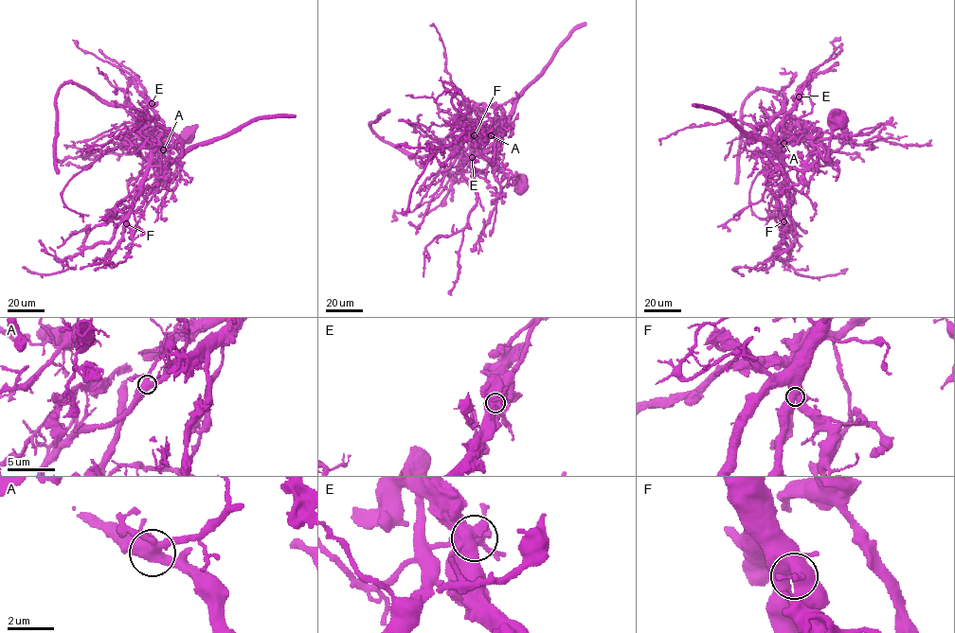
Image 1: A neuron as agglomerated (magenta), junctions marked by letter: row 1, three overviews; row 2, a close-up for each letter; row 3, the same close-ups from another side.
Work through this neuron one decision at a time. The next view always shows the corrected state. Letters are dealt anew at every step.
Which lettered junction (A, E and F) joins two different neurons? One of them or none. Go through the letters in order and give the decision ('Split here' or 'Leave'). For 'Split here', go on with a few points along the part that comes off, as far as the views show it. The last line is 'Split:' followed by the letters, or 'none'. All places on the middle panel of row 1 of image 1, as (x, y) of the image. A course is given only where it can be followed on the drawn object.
A: Leave
E: Split here. Course of the part to remove: (472, 157), (488, 133), (507, 121), (495, 135), (497, 154), (495, 174), (499, 191), (489, 222), (472, 252)
F: Leave
Split: E

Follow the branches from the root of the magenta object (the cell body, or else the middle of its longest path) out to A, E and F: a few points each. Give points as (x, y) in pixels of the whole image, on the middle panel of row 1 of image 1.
A: (520, 188), (517, 174), (471, 153), (491, 135)
E: (520, 188), (517, 174), (479, 157), (468, 156), (462, 149), (472, 157)
F: (520, 188), (517, 174), (495, 165), (497, 149), (495, 133), (489, 138), (485, 133), (474, 131), (474, 135)

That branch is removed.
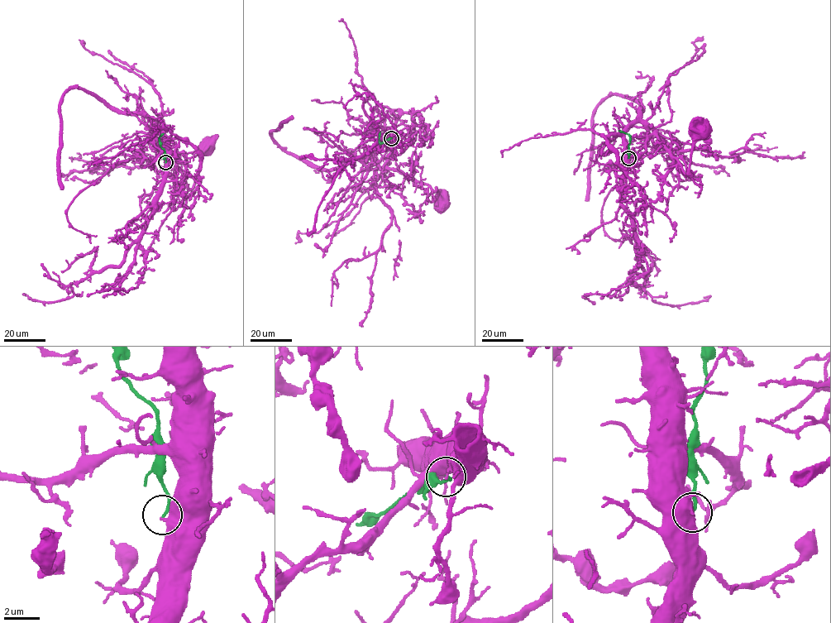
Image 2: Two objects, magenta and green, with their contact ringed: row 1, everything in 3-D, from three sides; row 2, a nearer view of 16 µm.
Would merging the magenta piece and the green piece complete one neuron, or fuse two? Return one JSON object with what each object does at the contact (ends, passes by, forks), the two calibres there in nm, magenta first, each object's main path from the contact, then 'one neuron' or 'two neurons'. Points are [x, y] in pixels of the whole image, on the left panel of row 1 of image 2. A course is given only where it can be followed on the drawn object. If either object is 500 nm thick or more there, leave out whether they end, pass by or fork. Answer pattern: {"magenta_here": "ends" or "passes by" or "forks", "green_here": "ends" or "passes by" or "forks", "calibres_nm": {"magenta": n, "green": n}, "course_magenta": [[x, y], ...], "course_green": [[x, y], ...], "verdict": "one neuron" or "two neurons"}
{"magenta_here": "ends", "green_here": "ends", "calibres_nm": {"magenta": 380, "green": 160}, "course_magenta": [[165, 162], [164, 136], [156, 126], [155, 137], [189, 189], [204, 148]], "course_green": [[165, 162], [164, 151], [159, 140], [163, 133]], "verdict": "two neurons"}

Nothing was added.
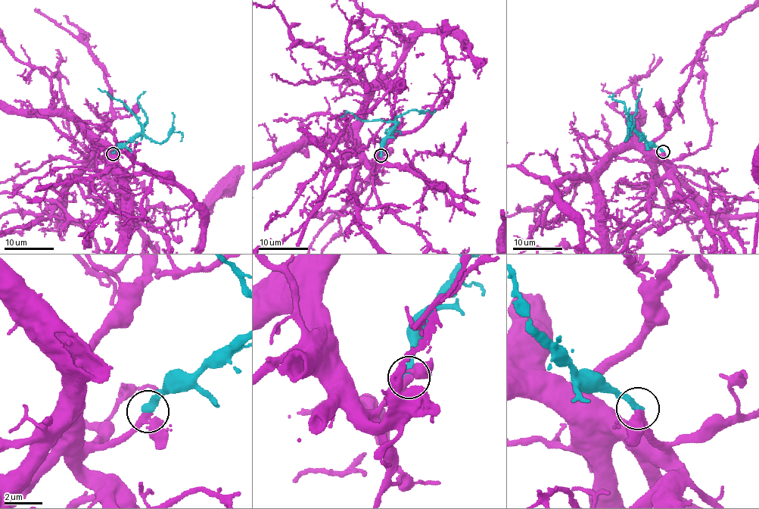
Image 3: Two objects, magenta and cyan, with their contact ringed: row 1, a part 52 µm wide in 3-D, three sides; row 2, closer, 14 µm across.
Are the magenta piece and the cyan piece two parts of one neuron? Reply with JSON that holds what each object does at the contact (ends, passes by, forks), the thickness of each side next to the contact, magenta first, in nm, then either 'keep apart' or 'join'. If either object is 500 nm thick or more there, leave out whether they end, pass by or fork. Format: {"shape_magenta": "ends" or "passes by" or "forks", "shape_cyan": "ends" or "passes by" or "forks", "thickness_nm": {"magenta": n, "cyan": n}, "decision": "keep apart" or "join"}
{"shape_magenta": "passes by", "shape_cyan": "ends", "thickness_nm": {"magenta": 400, "cyan": 400}, "decision": "join"}

